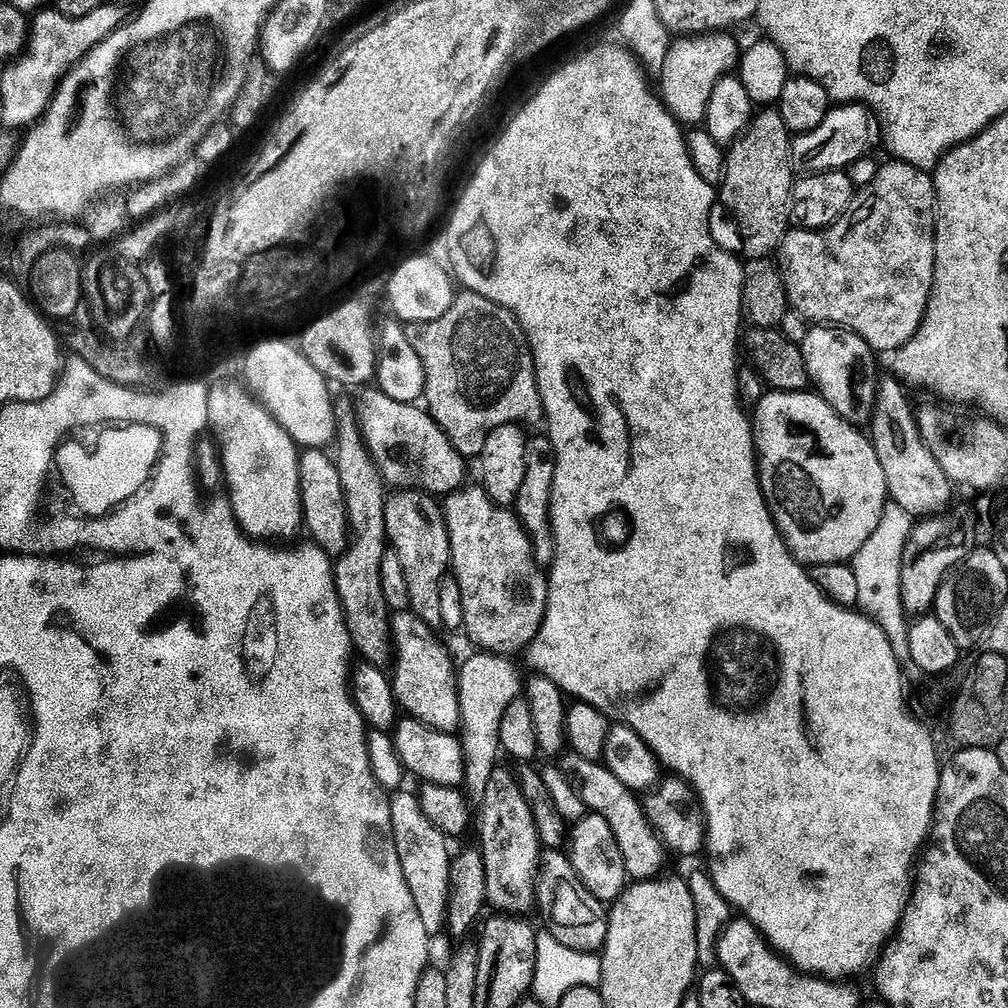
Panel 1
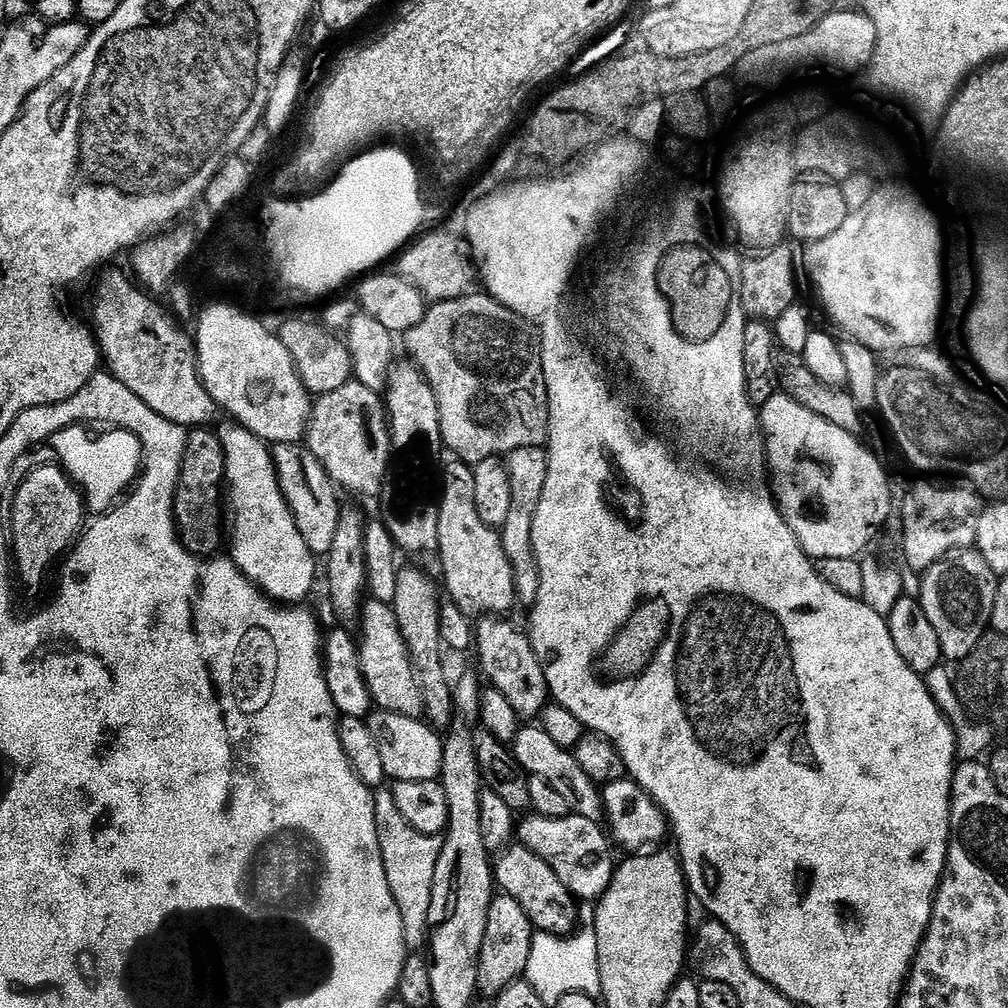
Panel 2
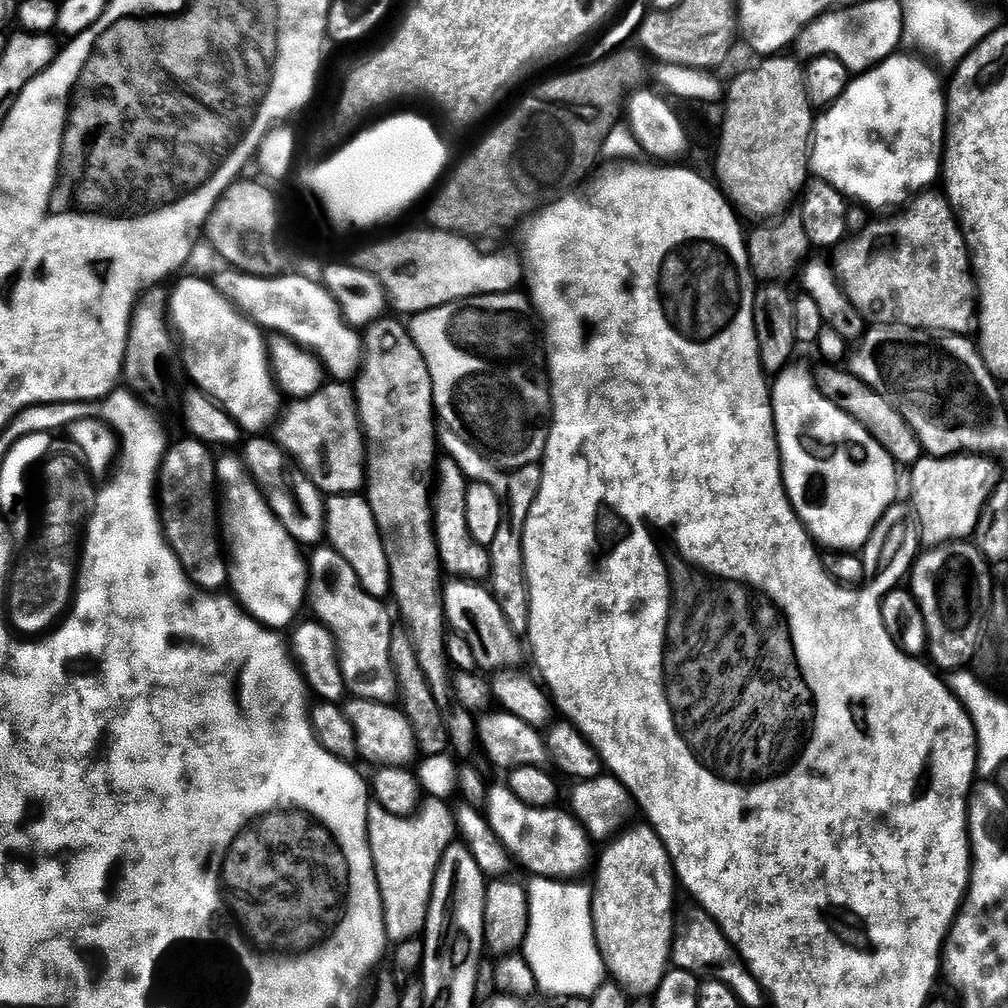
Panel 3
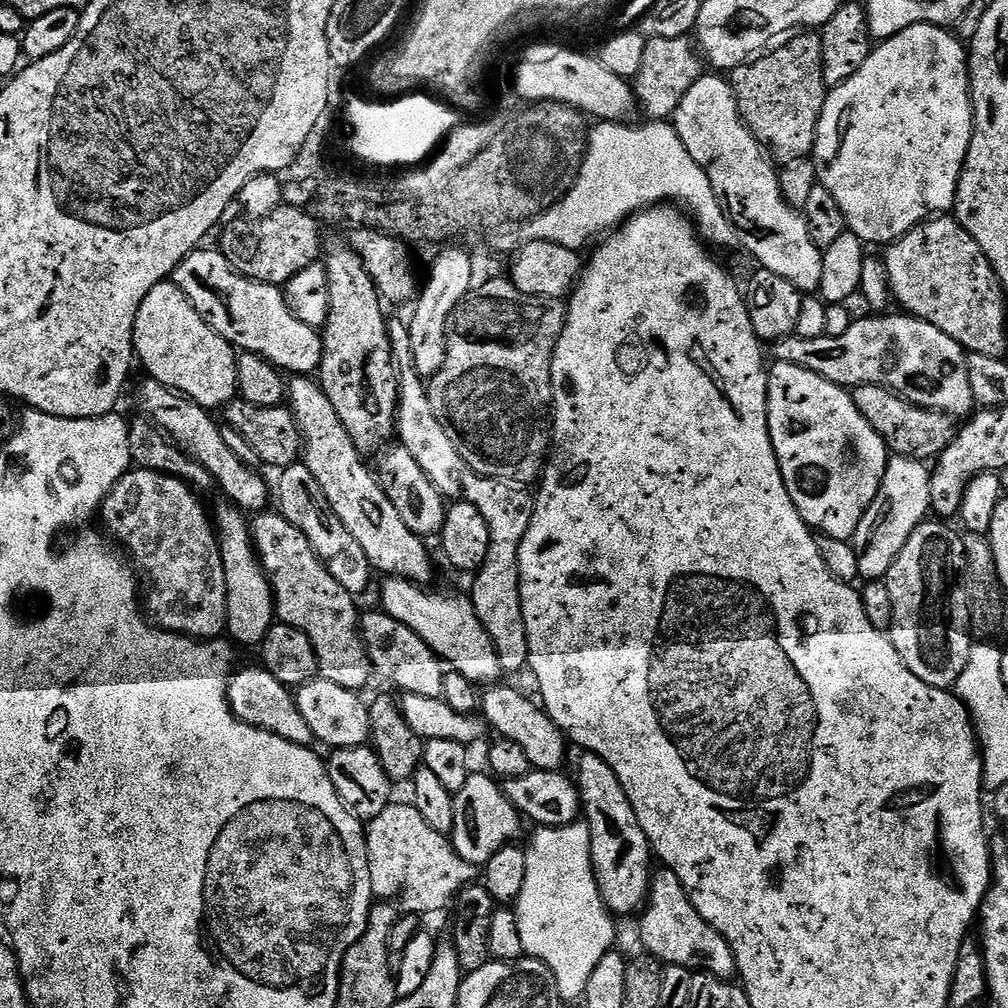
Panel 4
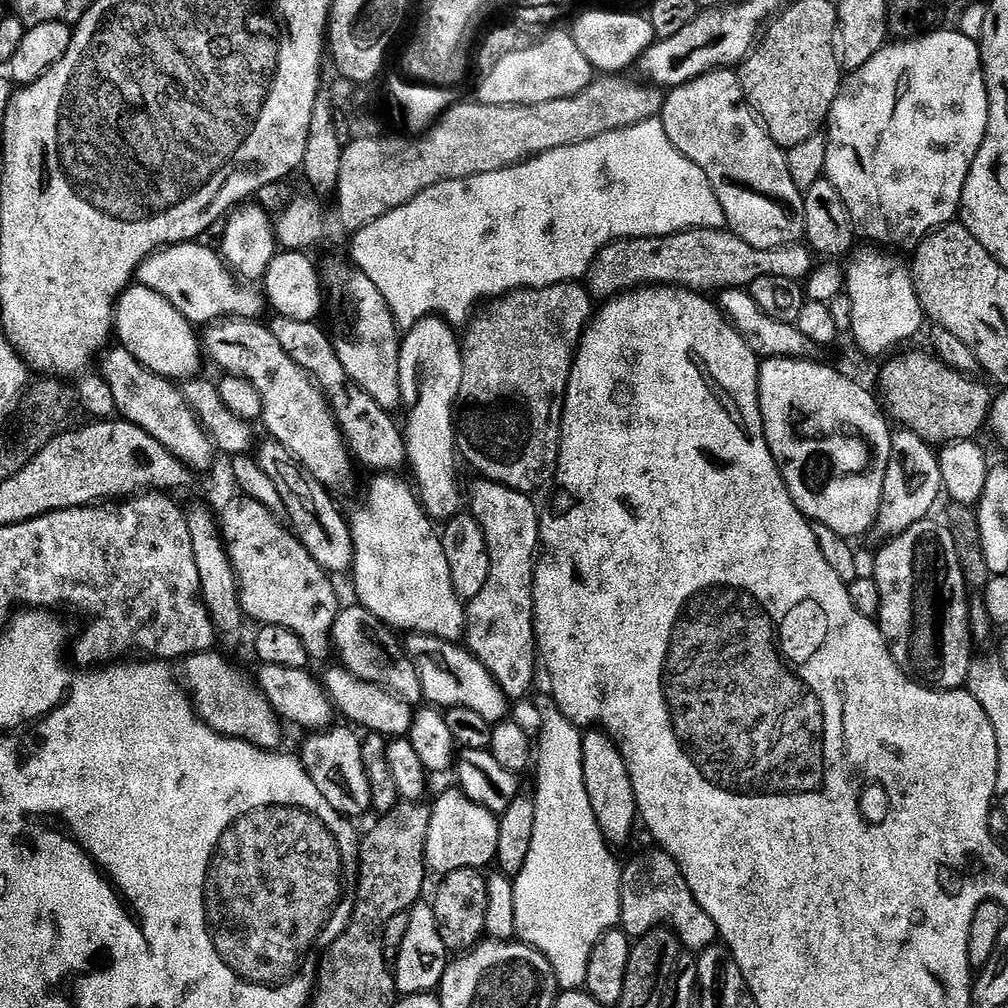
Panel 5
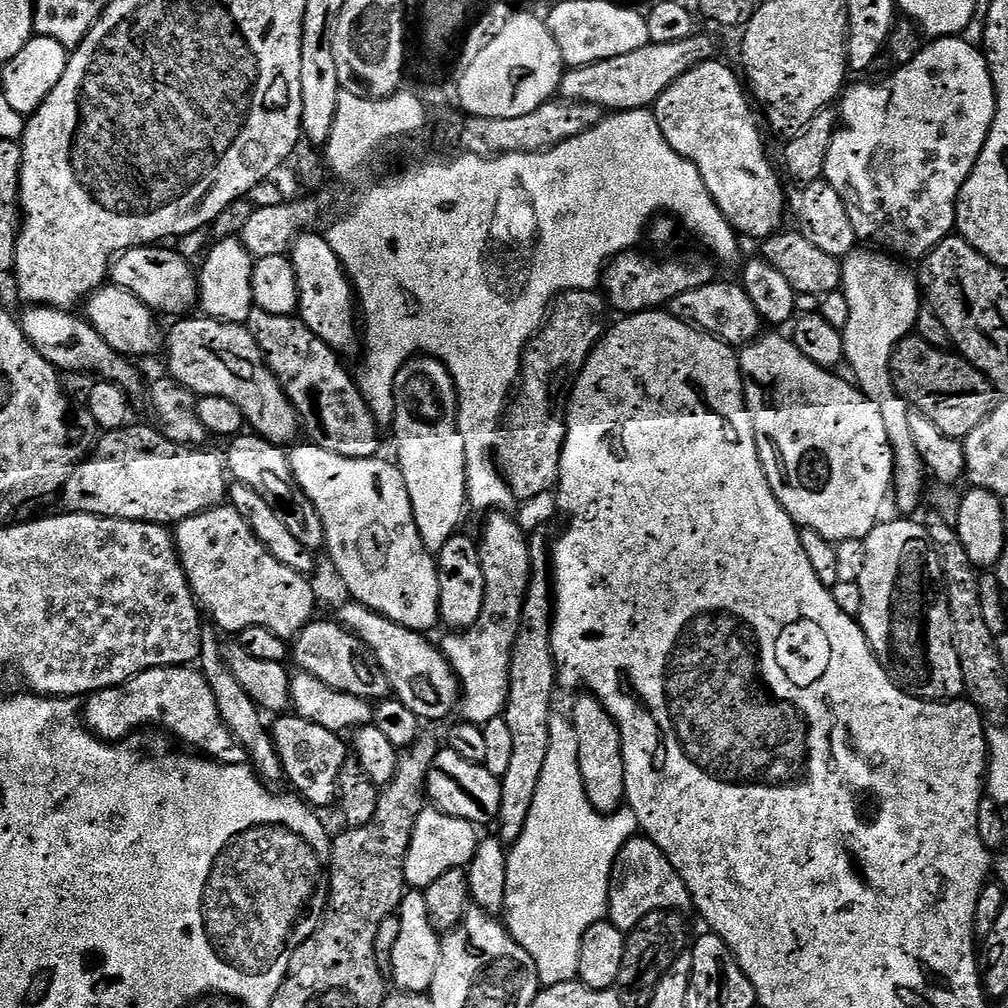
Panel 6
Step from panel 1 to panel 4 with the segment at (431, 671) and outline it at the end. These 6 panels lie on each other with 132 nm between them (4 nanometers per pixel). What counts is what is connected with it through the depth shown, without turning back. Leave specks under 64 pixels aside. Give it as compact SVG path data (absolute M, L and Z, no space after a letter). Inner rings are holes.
M268 510L257 515L250 527L256 555L272 584L279 623L294 626L310 638L320 663L319 675L323 679L338 682L338 686L346 686L352 692L364 690L368 679L374 676L374 669L364 645L362 612L356 609L357 601L320 561L306 534L284 516L272 512Z

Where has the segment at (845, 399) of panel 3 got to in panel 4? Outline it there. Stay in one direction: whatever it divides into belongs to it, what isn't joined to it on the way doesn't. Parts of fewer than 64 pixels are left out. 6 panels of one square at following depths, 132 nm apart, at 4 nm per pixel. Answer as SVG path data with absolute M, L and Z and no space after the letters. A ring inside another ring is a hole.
M862 384L852 392L852 400L858 406L862 418L866 418L866 422L870 422L872 429L883 438L884 445L888 447L892 456L905 456L908 459L932 462L956 439L958 424L949 413L919 408L888 388Z

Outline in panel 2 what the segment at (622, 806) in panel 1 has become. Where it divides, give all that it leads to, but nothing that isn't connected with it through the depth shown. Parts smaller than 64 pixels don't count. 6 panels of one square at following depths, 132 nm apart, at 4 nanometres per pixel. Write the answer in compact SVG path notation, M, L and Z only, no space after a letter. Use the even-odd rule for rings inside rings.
M533 726L533 728L521 727L516 734L515 740L510 744L510 751L516 758L517 765L525 773L542 778L550 782L558 794L566 800L569 811L573 815L597 819L602 812L602 794L597 784L590 779L588 774L582 770L575 755L555 744L550 734L546 734L544 728Z

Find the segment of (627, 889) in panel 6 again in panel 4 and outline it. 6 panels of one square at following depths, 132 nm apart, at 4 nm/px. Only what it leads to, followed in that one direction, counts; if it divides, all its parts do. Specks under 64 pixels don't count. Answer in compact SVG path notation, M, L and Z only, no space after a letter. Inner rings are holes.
M660 870L655 873L648 903L639 920L643 951L656 957L661 964L699 970L717 976L720 980L732 980L737 975L732 947L728 945L726 938L722 938L722 934L718 934L718 930L714 930L714 926L710 926L710 922L706 922L706 918L702 918L702 914L698 914L683 882L672 872Z

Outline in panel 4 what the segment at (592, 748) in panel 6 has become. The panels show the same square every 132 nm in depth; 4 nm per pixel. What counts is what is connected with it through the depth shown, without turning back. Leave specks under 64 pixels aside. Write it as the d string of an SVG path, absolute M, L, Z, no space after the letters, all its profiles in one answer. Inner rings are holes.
M584 752L581 757L578 787L583 804L582 812L592 839L592 869L600 887L600 896L613 917L635 917L647 905L652 890L652 843L646 838L638 822L638 814L618 774L614 774L614 770L610 770L608 763L598 754Z

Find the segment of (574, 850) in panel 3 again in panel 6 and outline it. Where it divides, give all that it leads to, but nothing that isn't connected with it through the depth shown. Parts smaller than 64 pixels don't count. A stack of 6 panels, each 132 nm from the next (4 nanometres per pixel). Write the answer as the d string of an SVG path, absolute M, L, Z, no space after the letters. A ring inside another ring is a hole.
M425 807L414 828L410 850L404 863L404 883L409 889L423 890L434 882L434 878L442 878L446 870L455 868L467 869L476 856L476 848L482 839L477 825L462 818L452 817L435 807Z

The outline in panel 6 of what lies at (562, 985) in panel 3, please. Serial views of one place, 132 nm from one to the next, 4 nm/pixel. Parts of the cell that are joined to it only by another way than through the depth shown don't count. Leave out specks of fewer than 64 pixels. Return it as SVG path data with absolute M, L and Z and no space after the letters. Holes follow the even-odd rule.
M553 714L550 718L550 746L546 750L546 766L542 766L542 778L538 782L538 790L534 794L534 806L530 810L530 818L519 839L507 853L508 857L508 877L506 878L506 902L504 903L503 919L506 921L508 933L511 934L534 958L534 966L538 966L541 985L551 986L553 984L573 983L580 975L580 951L584 935L592 926L601 923L605 919L608 911L608 885L613 883L614 869L616 861L624 843L637 835L640 823L631 808L625 806L615 814L605 814L598 812L596 807L586 798L586 790L582 782L582 774L578 766L578 738L576 737L576 728L572 725L571 719L567 715Z

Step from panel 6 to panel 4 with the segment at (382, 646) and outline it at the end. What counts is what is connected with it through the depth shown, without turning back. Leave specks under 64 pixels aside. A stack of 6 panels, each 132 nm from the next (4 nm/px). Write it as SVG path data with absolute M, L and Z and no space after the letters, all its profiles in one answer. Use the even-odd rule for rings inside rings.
M489 687L483 693L483 719L491 727L493 724L500 731L499 735L503 739L518 742L518 746L522 746L522 750L526 750L526 758L530 758L535 771L561 771L566 758L566 746L568 747L567 736L561 727L548 716L535 699L532 701L530 697L523 696L516 688L500 687Z

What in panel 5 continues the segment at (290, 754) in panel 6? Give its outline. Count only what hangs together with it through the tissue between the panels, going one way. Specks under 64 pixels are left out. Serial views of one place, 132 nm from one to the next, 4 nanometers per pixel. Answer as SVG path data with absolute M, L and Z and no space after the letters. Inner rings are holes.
M333 726L327 730L317 731L298 752L298 759L322 793L322 798L334 806L334 810L342 816L357 818L372 807L370 798L370 782L366 778L366 766L362 762L361 737L351 727Z

